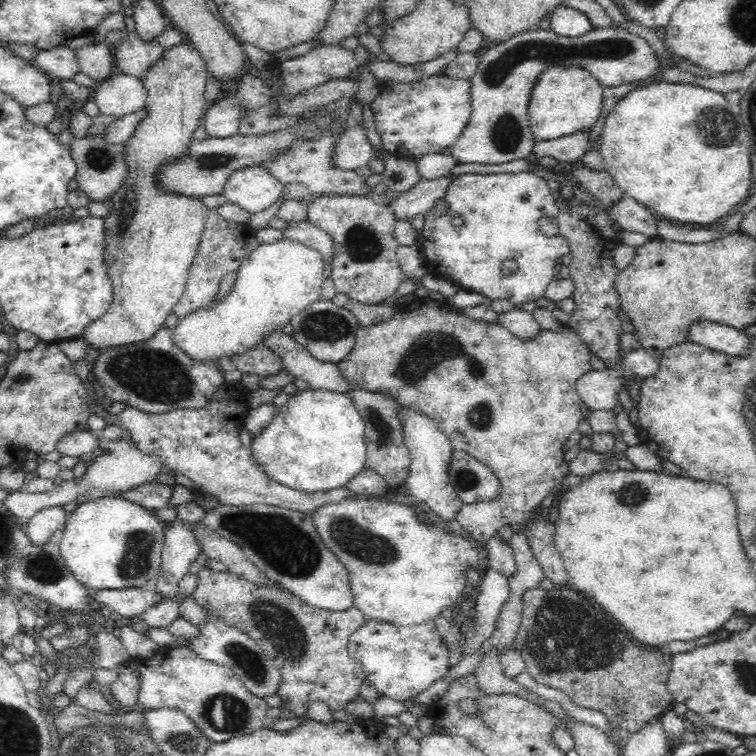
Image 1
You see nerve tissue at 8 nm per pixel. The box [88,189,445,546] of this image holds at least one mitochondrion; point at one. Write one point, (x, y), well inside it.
(154, 376)

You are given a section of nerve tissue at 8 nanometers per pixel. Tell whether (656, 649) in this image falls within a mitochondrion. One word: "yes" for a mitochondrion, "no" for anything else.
no

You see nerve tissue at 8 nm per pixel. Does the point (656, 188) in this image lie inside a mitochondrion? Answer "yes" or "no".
no

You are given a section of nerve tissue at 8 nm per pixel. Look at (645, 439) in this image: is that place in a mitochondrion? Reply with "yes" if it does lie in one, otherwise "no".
no

